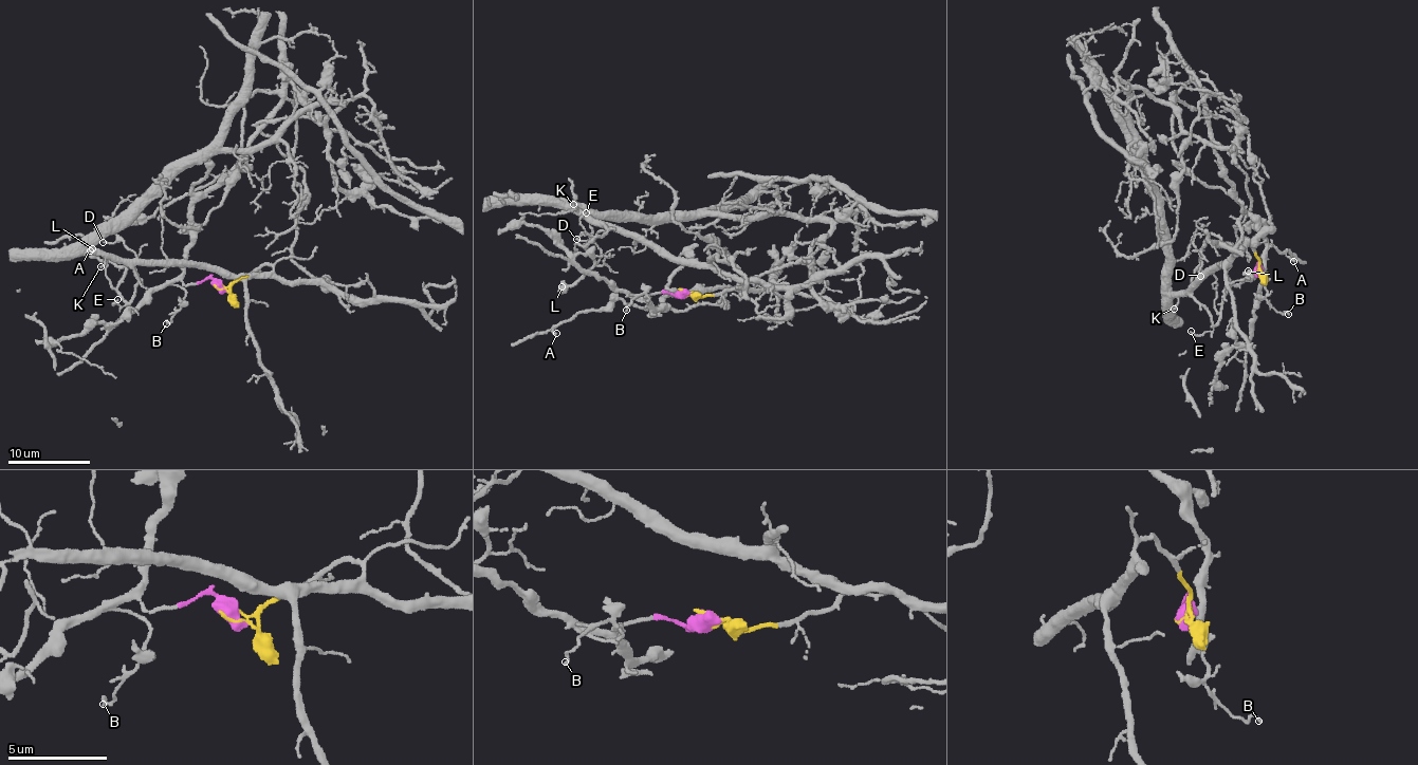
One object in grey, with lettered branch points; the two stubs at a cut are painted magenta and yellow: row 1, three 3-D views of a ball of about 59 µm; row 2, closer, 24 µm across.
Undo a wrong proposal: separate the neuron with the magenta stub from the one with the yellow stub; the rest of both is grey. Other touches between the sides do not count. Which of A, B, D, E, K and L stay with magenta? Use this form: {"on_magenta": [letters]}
{"on_magenta": ["A", "B"]}

